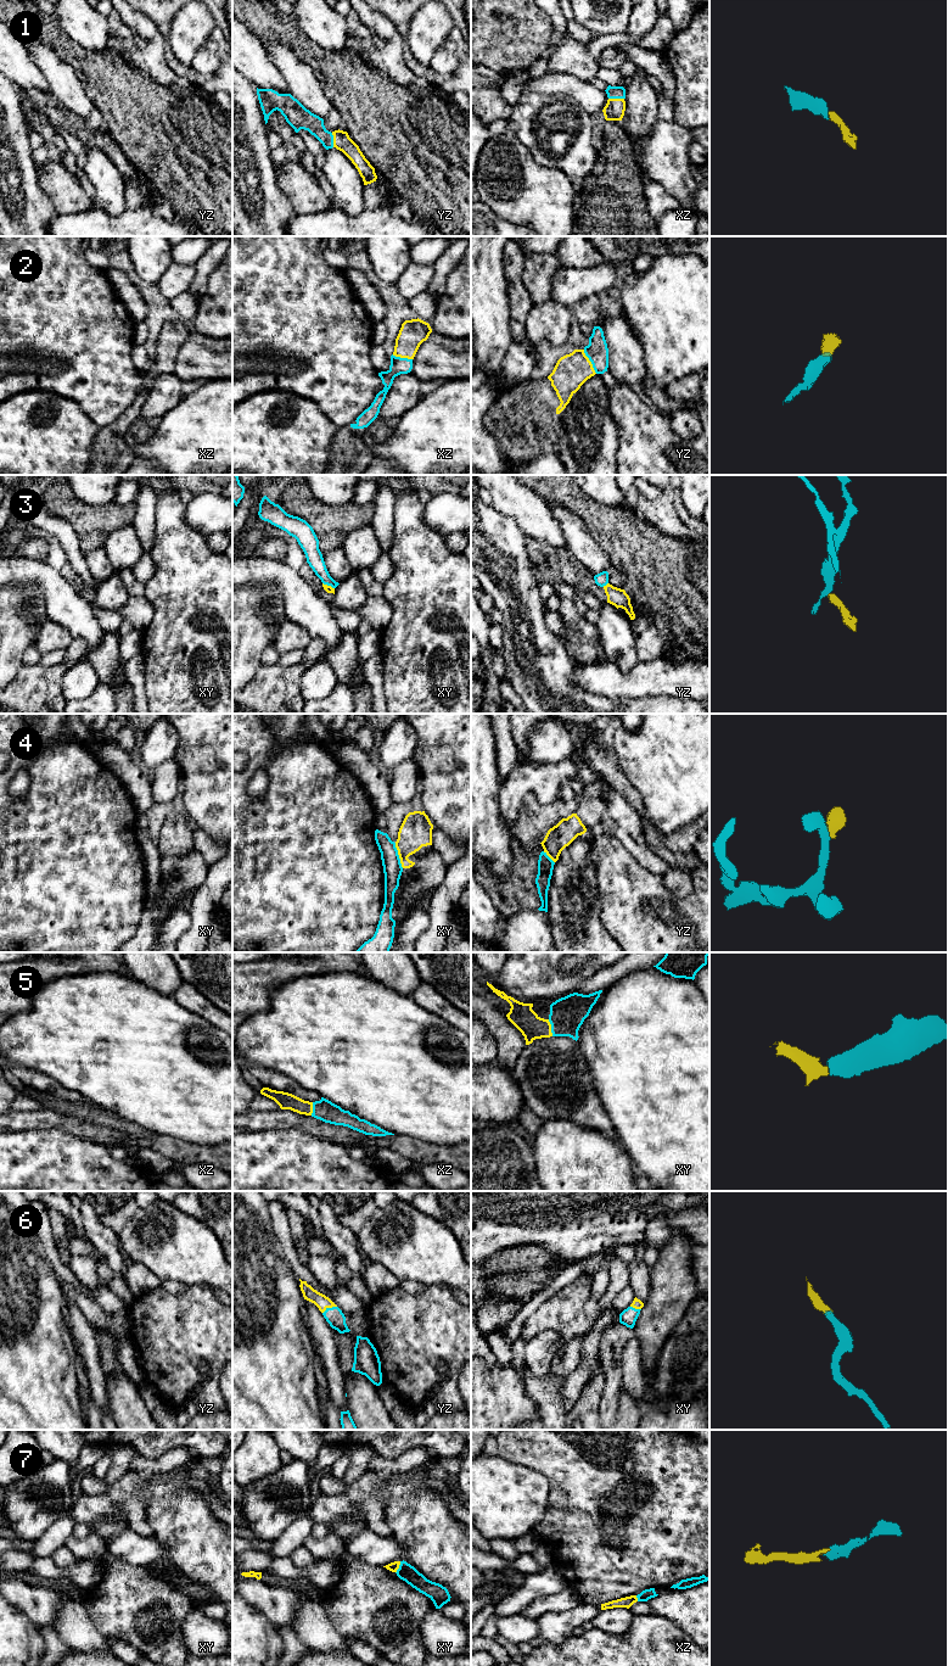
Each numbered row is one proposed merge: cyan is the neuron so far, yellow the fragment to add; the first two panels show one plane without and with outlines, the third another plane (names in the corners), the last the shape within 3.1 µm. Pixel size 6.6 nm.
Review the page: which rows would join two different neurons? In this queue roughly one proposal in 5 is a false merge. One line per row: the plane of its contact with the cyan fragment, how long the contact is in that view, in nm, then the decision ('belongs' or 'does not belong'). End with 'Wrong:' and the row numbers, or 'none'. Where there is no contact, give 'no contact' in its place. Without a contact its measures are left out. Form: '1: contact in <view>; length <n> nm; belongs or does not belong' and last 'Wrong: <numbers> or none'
1: contact in xz; length 100 nm; belongs
2: contact in yz; length 180 nm; belongs
3: contact in yz; length 50 nm; does not belong
4: contact in xy; length 180 nm; does not belong
5: contact in xy; length 120 nm; belongs
6: contact in yz; length 110 nm; belongs
7: contact in xy; length 90 nm; belongs
Wrong: 3, 4

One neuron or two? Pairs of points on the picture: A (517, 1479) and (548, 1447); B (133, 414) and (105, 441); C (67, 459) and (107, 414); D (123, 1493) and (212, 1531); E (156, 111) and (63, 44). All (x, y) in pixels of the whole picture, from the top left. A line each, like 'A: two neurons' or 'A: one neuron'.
A: two neurons
B: one neuron
C: two neurons
D: one neuron
E: one neuron

